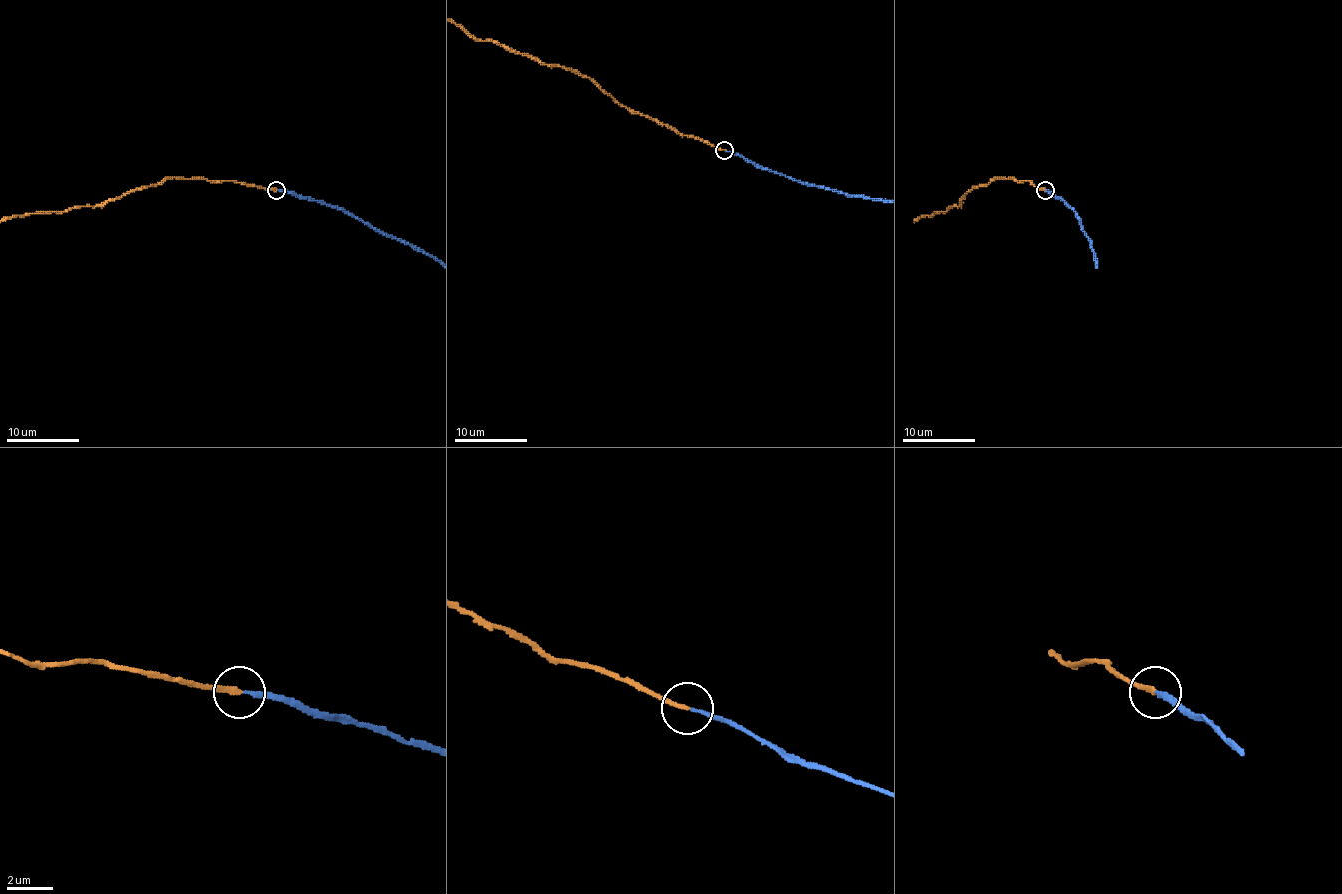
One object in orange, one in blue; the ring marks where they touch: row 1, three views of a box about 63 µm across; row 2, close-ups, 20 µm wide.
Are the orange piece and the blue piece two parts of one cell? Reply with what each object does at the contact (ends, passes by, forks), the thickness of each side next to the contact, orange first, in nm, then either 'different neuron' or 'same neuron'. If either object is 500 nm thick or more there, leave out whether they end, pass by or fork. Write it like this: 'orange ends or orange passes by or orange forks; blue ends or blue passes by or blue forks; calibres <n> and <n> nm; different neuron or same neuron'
orange ends; blue ends; calibres 190 and 160 nm; same neuron

